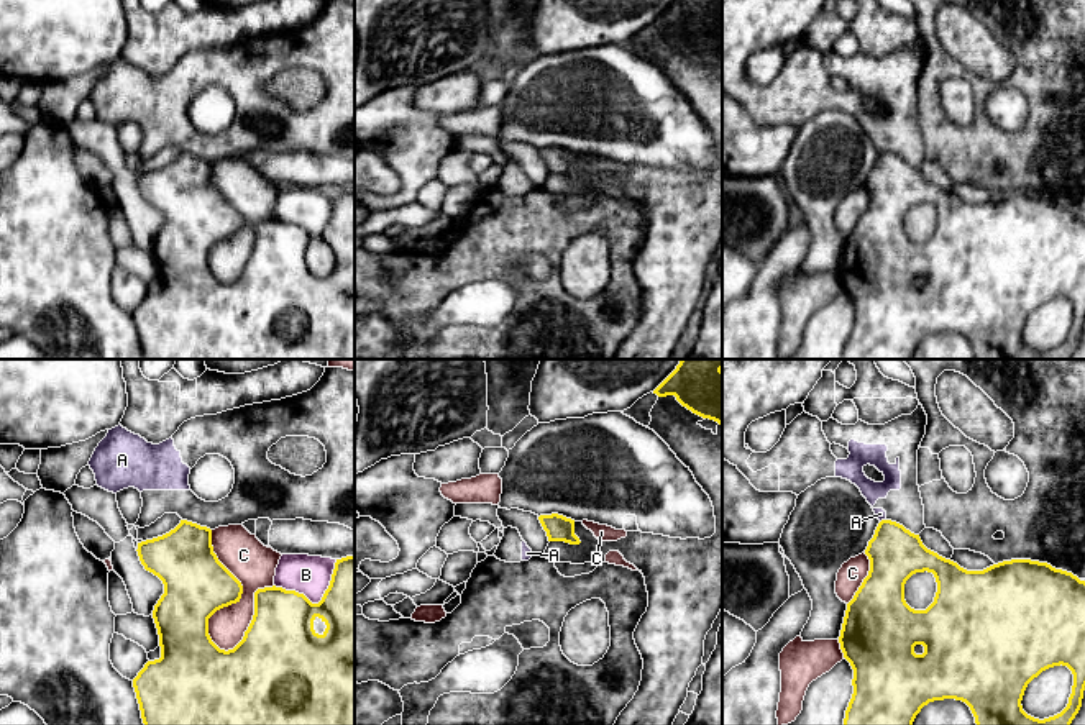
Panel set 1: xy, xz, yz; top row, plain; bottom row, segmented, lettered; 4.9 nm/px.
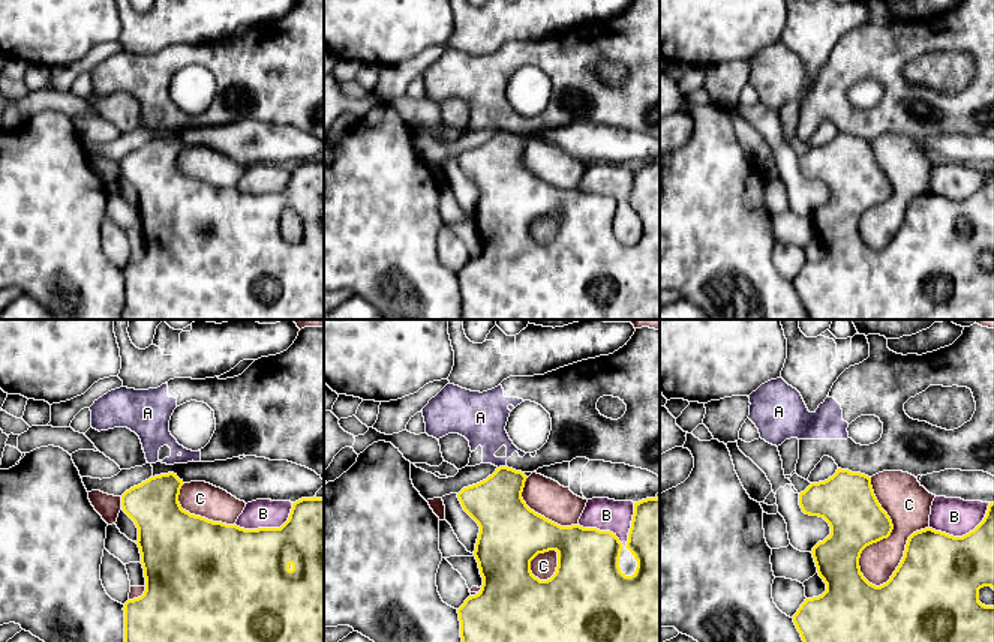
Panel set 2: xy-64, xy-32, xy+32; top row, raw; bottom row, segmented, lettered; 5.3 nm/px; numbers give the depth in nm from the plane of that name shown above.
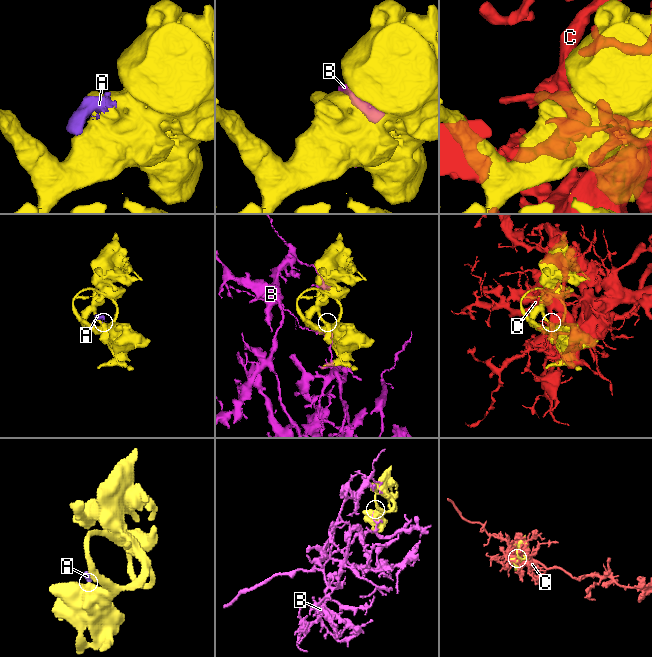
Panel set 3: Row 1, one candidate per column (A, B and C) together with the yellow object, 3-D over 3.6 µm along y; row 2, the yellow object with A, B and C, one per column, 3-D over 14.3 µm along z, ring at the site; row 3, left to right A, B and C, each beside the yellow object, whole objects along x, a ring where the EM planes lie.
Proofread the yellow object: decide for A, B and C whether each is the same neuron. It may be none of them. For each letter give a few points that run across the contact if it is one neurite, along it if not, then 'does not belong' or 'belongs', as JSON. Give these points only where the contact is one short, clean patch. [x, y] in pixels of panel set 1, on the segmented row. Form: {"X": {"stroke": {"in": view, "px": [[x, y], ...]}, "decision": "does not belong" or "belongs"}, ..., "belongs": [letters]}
{"A": {"stroke": {"in": "yz", "px": [[885, 519], [880, 522]]}, "decision": "does not belong"}, "B": {"decision": "does not belong"}, "C": {"decision": "does not belong"}, "belongs": []}

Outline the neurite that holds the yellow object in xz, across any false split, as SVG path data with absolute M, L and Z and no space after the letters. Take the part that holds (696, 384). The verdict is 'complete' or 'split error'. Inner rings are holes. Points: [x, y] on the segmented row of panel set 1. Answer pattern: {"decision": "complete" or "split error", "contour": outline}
{"decision": "complete", "contour": "M681 359L653 394L675 395L693 413L722 425L722 359Z"}

